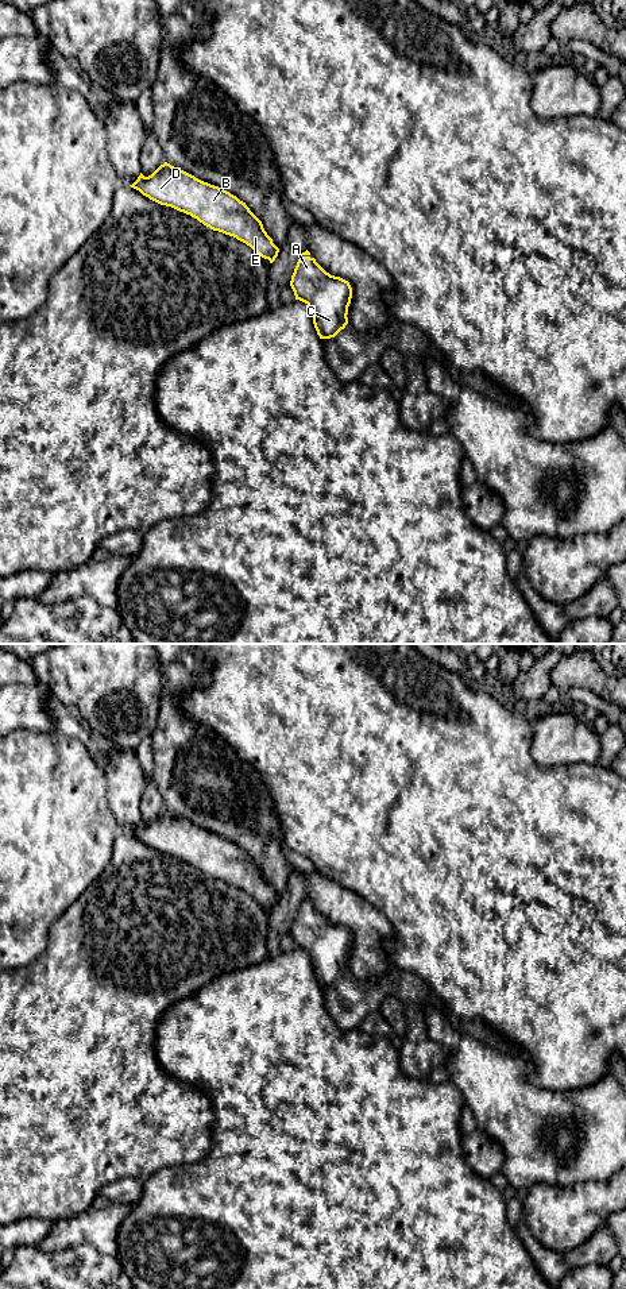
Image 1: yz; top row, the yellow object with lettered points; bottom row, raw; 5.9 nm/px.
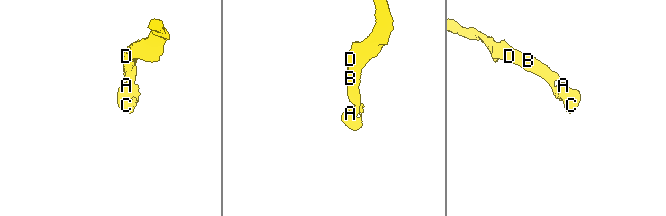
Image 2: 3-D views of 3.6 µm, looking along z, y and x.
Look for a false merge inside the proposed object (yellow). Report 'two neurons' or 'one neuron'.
one neuron

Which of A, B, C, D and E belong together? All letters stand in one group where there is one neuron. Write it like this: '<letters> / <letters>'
A B C D E

